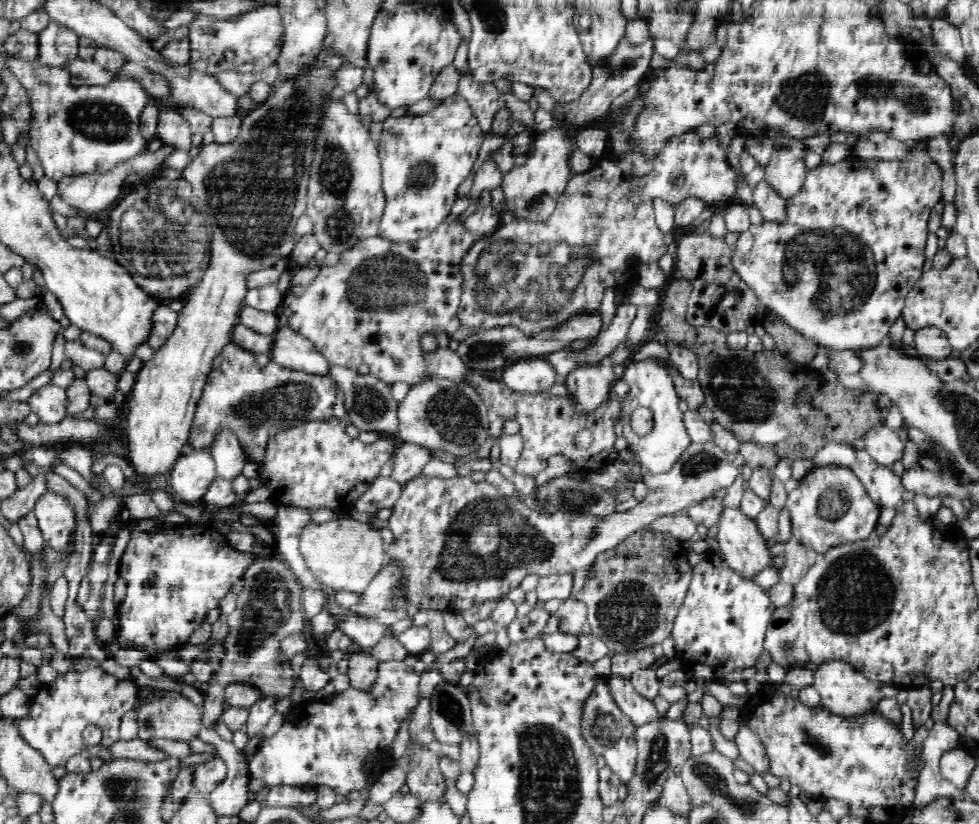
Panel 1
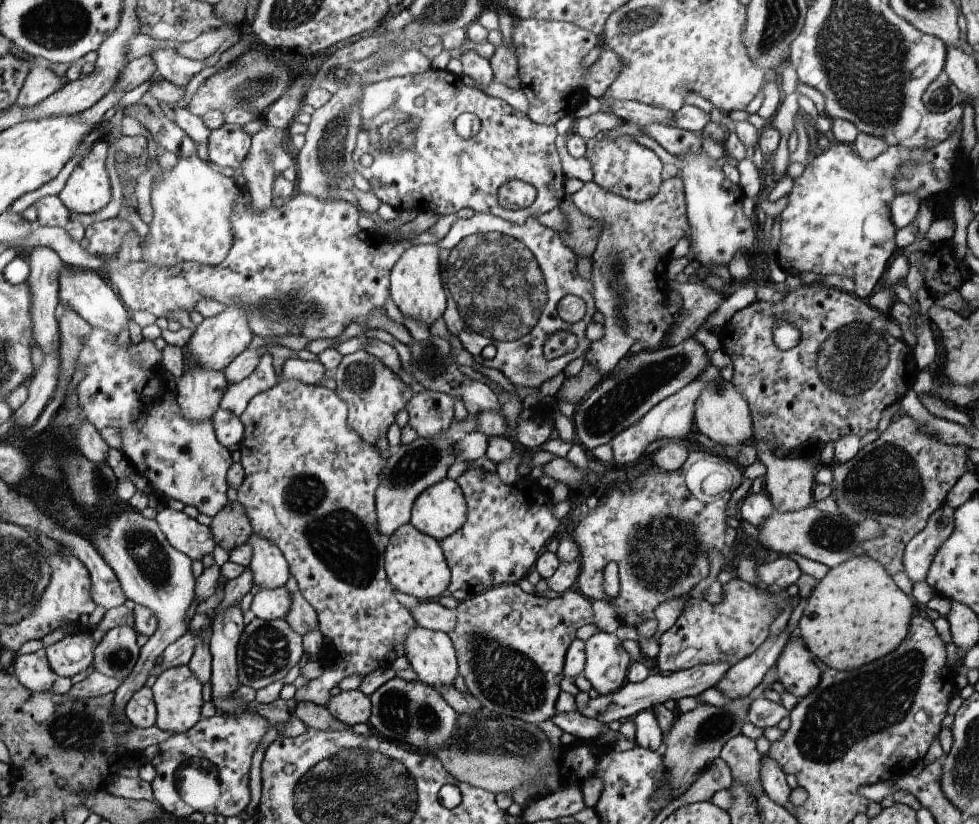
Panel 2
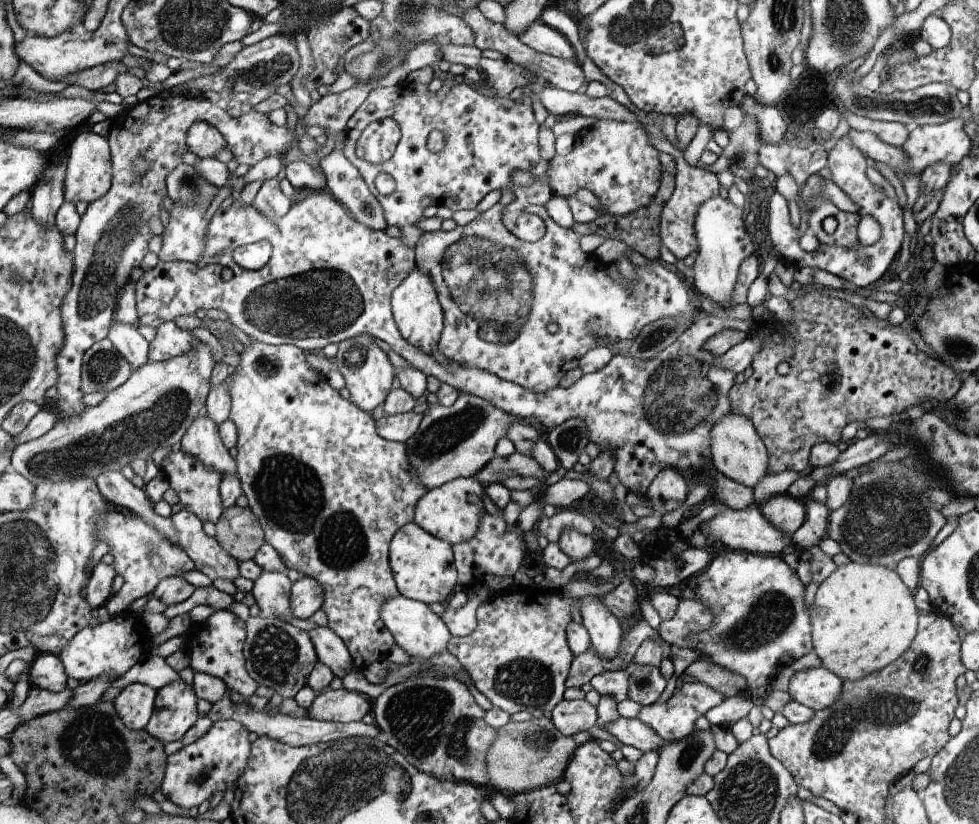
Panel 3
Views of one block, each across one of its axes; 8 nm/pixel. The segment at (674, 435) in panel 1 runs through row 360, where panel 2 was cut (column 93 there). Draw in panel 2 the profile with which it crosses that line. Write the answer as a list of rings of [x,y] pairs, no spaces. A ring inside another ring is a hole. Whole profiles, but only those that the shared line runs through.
[[[88,632],[68,633],[63,639],[51,644],[46,650],[53,671],[60,676],[72,678],[78,672],[84,672],[94,658],[94,648],[98,644]]]

